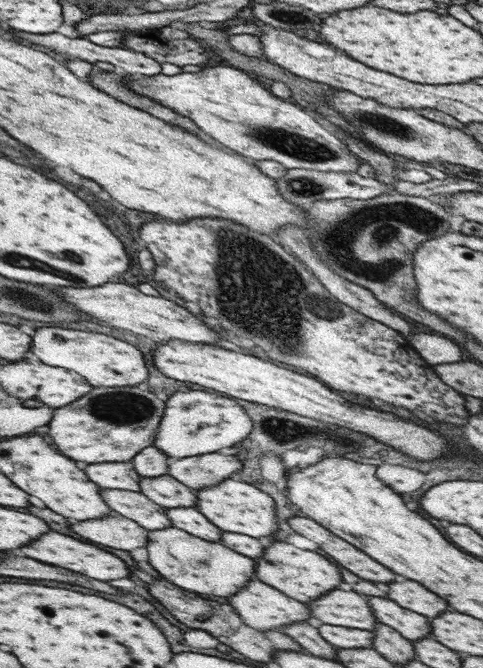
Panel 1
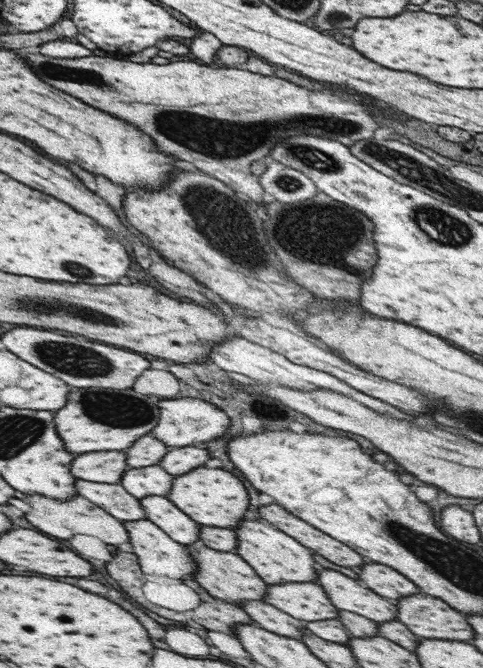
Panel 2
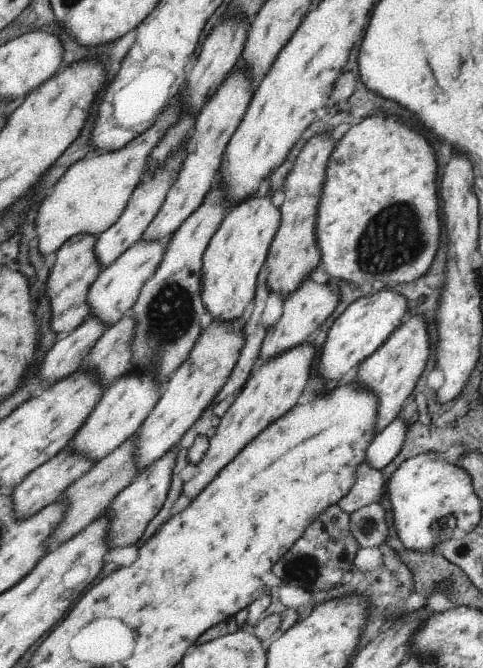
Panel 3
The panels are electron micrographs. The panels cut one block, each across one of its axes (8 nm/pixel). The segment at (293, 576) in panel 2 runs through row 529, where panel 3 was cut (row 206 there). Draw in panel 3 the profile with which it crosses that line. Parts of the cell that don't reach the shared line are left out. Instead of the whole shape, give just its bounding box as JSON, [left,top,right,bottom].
[202,196,278,322]

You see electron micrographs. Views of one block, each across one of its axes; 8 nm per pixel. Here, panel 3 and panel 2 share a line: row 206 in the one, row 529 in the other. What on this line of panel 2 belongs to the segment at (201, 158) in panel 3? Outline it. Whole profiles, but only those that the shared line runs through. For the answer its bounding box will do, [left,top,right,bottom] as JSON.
[139,496,198,545]

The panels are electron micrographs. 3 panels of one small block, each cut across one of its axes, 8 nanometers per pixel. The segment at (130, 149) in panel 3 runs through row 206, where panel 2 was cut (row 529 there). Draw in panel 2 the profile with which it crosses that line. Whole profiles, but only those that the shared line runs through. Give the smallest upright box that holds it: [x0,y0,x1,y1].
[24,494,128,548]

